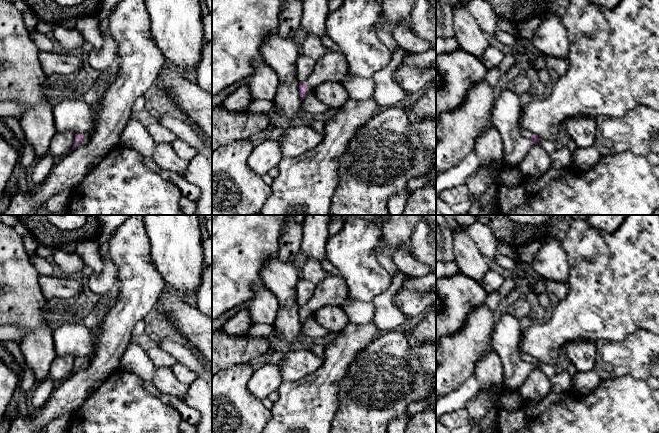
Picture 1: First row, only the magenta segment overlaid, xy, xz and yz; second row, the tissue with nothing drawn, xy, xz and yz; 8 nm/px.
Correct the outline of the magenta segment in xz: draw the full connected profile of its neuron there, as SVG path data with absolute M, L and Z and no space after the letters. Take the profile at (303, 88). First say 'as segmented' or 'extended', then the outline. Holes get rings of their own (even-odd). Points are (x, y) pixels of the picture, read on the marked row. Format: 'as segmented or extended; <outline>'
extended; M328 49L324 56L316 61L313 72L304 83L299 84L301 101L310 89L314 89L323 82L340 82L348 74L347 60L343 54Z

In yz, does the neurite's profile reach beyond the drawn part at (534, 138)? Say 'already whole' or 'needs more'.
needs more

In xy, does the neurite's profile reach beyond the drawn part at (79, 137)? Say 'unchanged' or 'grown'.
grown

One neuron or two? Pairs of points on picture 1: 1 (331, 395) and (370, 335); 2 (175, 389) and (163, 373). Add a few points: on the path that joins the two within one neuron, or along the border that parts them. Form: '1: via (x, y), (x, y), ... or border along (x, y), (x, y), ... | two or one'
1: via (330, 379), (330, 374), (336, 363), (354, 345) | one
2: via (171, 385), (163, 377) | one

